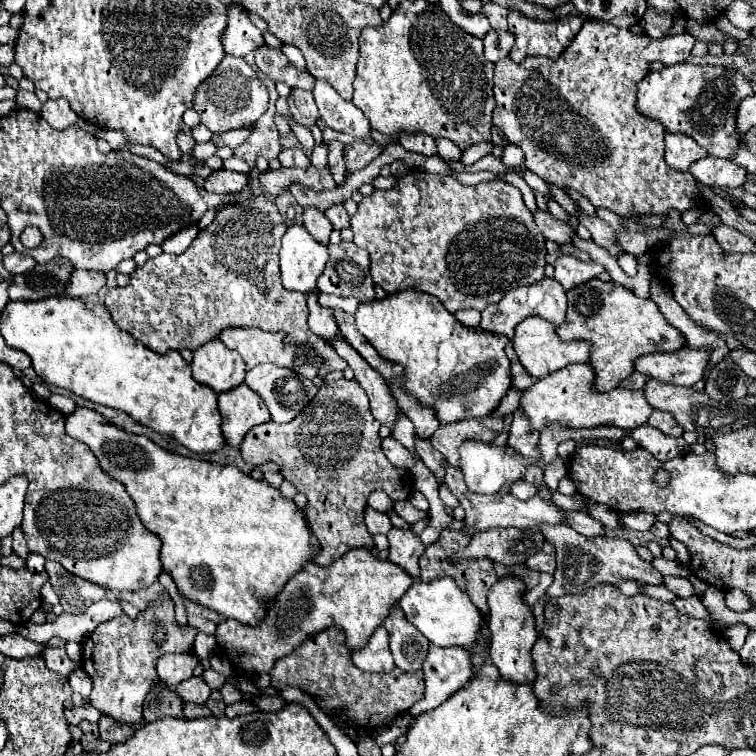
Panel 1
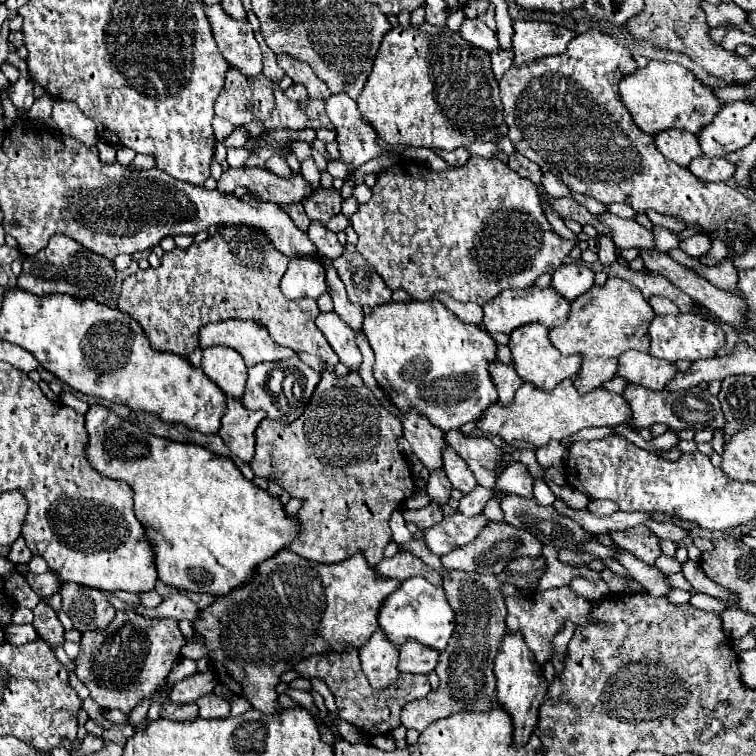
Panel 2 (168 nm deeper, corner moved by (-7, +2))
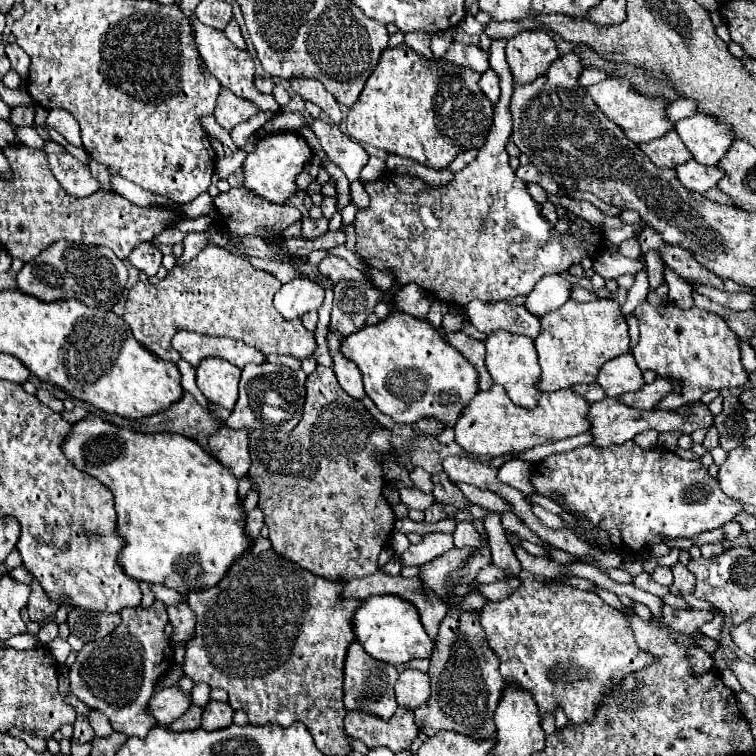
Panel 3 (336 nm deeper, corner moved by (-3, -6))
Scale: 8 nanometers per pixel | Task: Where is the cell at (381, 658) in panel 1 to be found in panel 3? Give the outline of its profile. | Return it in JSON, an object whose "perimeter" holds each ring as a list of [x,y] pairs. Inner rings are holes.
{"perimeter":[[[353,642],[347,650],[345,656],[345,668],[343,668],[343,704],[345,710],[363,710],[367,714],[375,714],[383,720],[389,720],[395,710],[397,710],[397,702],[395,702],[395,680],[397,680],[397,670],[391,664],[383,664],[373,660],[371,656],[367,656],[367,652],[363,652],[363,648],[359,646],[359,642]]]}

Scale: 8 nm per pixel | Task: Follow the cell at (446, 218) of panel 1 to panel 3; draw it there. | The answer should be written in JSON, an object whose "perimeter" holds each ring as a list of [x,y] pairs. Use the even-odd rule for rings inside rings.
{"perimeter":[[[503,40],[491,42],[489,64],[499,74],[501,96],[495,104],[495,118],[491,130],[483,148],[479,148],[475,162],[457,172],[453,182],[441,188],[433,188],[421,178],[395,172],[385,172],[373,182],[363,182],[363,188],[371,198],[371,206],[367,210],[357,212],[357,218],[353,222],[357,236],[357,254],[363,258],[365,264],[375,266],[379,270],[393,268],[401,286],[415,282],[421,290],[433,294],[437,300],[455,306],[467,306],[475,298],[483,302],[499,302],[511,296],[527,296],[541,276],[563,274],[573,264],[581,264],[583,258],[597,256],[603,248],[603,232],[591,222],[571,212],[566,213],[572,221],[569,234],[555,234],[549,220],[541,214],[541,206],[531,198],[525,182],[519,180],[519,176],[511,168],[505,144],[509,142],[513,130],[509,110],[513,76],[505,60]]]}

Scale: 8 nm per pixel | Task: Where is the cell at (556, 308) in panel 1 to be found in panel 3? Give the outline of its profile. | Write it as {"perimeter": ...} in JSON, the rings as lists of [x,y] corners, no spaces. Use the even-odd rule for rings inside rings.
{"perimeter":[[[471,300],[465,306],[465,316],[483,334],[503,328],[507,332],[523,334],[535,340],[541,330],[541,322],[537,316],[527,312],[523,306],[511,306],[509,302],[487,304],[481,300]]]}

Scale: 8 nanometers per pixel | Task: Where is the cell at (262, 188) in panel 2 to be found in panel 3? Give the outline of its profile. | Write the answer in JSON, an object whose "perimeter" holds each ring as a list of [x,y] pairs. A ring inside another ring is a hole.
{"perimeter":[[[231,188],[229,192],[223,192],[215,198],[215,210],[219,214],[221,226],[235,232],[237,236],[281,236],[287,226],[301,220],[301,214],[297,208],[287,204],[271,204],[255,196],[253,192],[247,192],[245,188]]]}

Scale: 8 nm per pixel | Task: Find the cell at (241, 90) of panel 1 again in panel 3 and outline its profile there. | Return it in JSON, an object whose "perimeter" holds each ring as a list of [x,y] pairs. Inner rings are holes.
{"perimeter":[[[221,88],[219,96],[217,96],[217,104],[215,104],[213,116],[215,116],[215,120],[217,120],[217,124],[221,128],[231,132],[237,124],[249,120],[255,112],[257,112],[255,104],[251,104],[249,100],[237,98],[227,88]]]}

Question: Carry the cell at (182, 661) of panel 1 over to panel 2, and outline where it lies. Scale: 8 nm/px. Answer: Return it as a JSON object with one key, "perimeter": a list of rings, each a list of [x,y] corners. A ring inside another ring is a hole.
{"perimeter":[[[151,698],[141,700],[141,704],[137,704],[137,706],[135,706],[135,710],[131,710],[131,714],[129,714],[129,722],[135,726],[135,724],[139,724],[141,720],[145,720],[149,706],[151,706]]]}

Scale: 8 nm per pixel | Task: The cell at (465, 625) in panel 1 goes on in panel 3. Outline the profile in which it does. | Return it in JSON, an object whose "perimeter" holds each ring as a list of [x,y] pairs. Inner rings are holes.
{"perimeter":[[[397,596],[365,598],[363,604],[353,614],[353,632],[355,640],[363,646],[363,650],[369,656],[393,666],[409,662],[413,658],[429,658],[435,648],[433,640],[427,636],[419,620],[419,612],[415,612],[415,606]]]}

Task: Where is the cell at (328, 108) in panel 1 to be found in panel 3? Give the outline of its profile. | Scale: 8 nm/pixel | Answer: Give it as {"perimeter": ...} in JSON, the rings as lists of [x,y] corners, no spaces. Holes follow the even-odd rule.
{"perimeter":[[[327,126],[327,134],[317,134],[317,140],[319,140],[321,148],[325,150],[325,154],[341,166],[341,170],[345,172],[349,182],[359,178],[359,172],[365,166],[369,156],[355,140],[351,140],[347,134],[343,134],[337,126],[331,126],[331,132]]]}

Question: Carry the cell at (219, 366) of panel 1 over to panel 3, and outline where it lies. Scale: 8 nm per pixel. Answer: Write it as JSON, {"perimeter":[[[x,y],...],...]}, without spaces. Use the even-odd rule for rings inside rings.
{"perimeter":[[[205,358],[197,366],[197,388],[203,396],[227,410],[235,406],[241,370],[223,358]]]}

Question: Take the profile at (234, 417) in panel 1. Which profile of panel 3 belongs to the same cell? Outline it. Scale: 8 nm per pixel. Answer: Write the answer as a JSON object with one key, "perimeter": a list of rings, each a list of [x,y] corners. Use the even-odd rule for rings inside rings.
{"perimeter":[[[221,426],[215,434],[209,436],[209,452],[227,466],[235,478],[243,478],[249,472],[251,458],[249,458],[249,438],[247,430],[231,430]]]}

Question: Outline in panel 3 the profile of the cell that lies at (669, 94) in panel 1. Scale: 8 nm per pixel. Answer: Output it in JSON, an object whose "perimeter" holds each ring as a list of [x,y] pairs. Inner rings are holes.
{"perimeter":[[[611,78],[611,80],[603,80],[599,84],[593,86],[585,86],[583,88],[599,106],[599,110],[611,120],[615,122],[631,142],[641,144],[641,142],[651,142],[659,136],[663,136],[665,132],[669,132],[673,128],[673,124],[665,118],[665,102],[661,98],[645,98],[637,92],[631,90],[631,84],[627,78]]]}

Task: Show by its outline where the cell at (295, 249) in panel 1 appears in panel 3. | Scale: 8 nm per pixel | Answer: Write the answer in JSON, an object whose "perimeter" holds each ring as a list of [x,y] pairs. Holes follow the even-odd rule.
{"perimeter":[[[297,278],[279,288],[275,294],[275,308],[285,320],[301,318],[305,312],[319,310],[323,304],[323,288],[307,278]]]}

